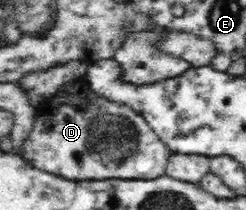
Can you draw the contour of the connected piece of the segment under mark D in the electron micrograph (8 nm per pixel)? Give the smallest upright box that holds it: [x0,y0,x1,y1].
[23,88,173,179]

